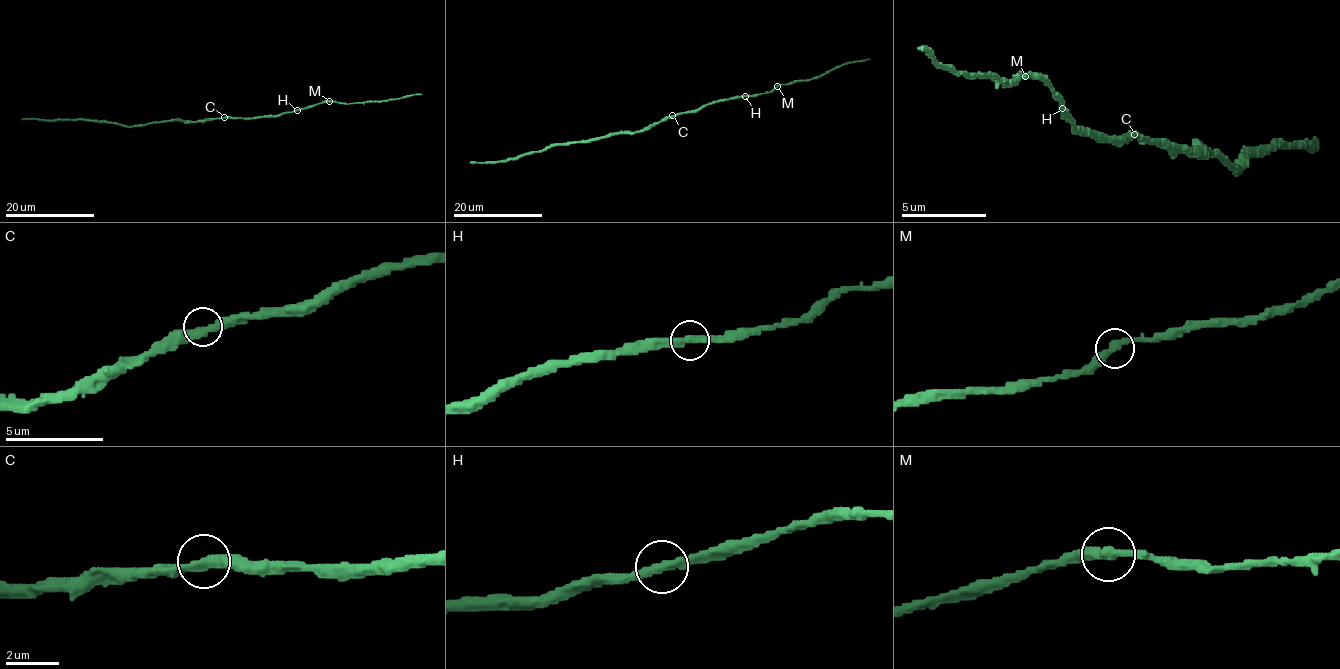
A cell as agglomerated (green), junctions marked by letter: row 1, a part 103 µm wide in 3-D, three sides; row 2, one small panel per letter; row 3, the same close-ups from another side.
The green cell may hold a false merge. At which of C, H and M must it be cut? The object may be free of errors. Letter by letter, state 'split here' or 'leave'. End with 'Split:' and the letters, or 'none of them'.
C: leave
H: leave
M: leave
Split: none of them

